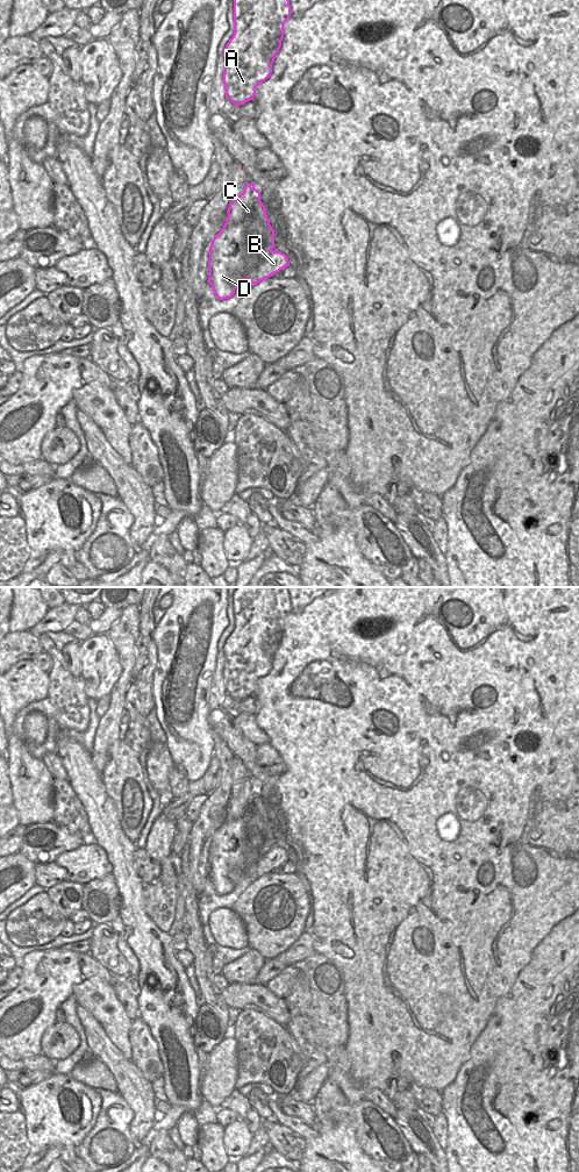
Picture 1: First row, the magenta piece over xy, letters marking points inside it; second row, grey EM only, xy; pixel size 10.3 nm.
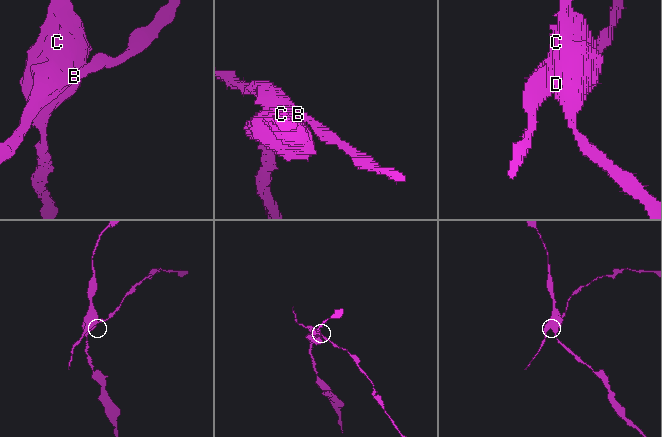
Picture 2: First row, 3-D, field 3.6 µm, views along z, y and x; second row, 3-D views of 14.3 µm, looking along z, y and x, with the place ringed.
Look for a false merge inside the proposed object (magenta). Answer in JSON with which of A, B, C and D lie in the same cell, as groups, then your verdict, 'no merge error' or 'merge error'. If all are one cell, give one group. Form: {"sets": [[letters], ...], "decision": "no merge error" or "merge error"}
{"sets": [["A", "C", "D"], ["B"]], "decision": "merge error"}

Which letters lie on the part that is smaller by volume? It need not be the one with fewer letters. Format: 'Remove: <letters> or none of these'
Remove: B

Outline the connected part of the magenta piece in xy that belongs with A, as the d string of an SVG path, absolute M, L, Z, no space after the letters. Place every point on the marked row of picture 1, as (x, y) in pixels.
M234 0L234 35L222 56L226 98L235 106L253 100L257 85L271 76L284 38L284 26L290 17L290 0Z

